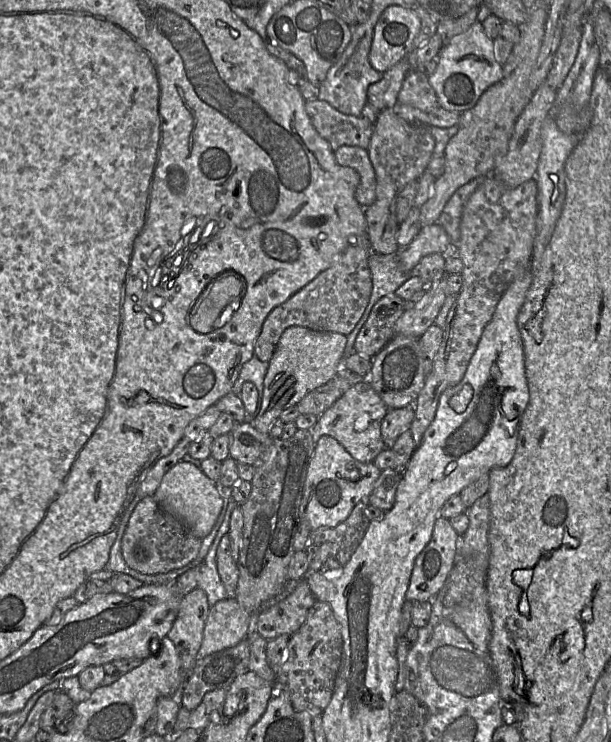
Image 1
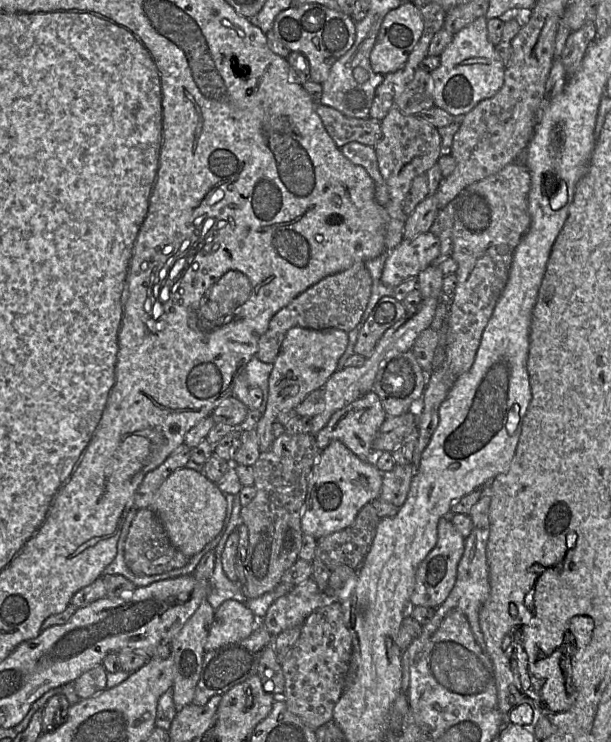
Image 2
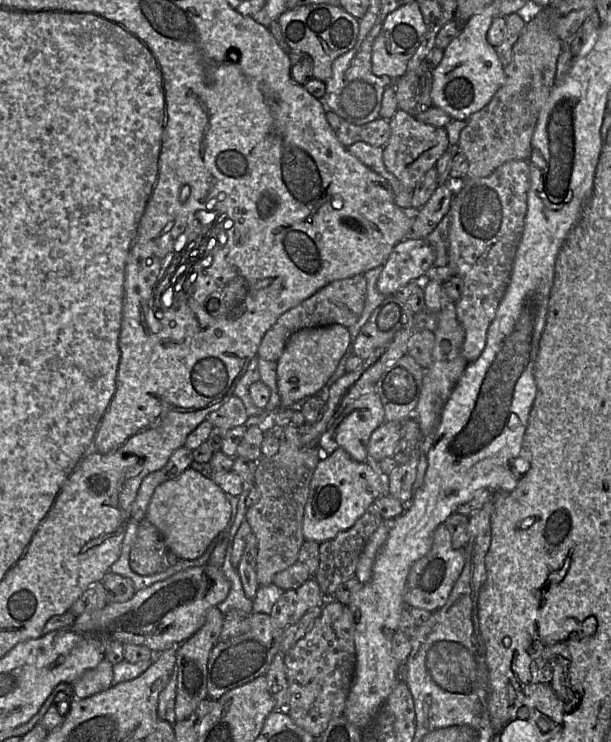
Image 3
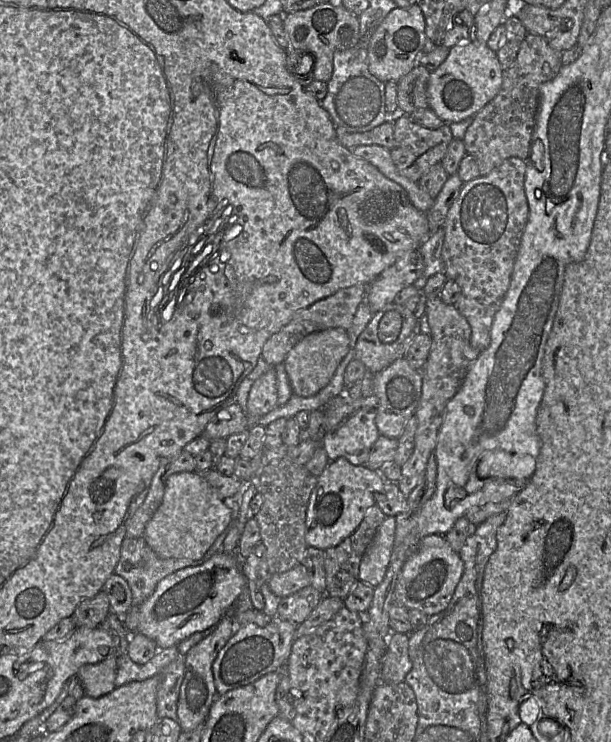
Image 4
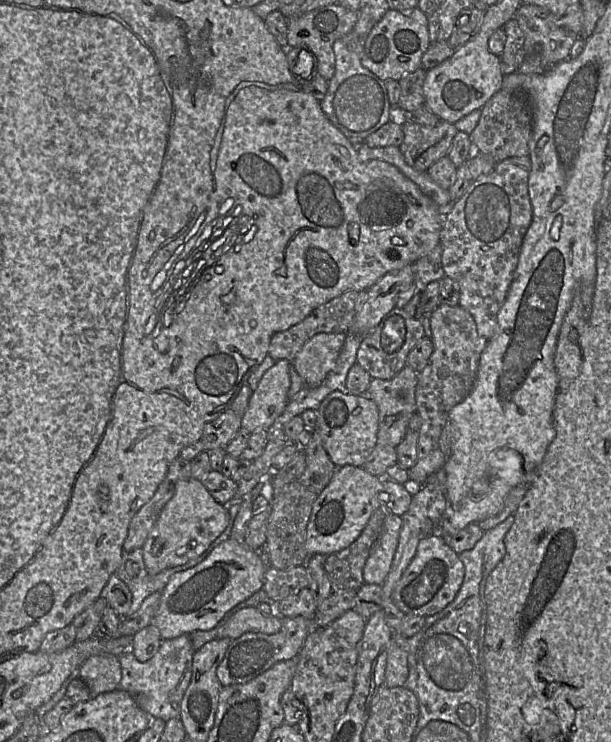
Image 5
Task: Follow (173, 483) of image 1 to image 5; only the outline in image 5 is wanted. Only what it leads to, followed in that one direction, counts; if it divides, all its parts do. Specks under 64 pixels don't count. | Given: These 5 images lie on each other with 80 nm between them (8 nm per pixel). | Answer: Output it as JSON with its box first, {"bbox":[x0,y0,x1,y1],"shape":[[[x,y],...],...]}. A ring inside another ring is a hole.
{"bbox":[142,477,229,575],"shape":[[[189,477],[177,481],[173,497],[163,507],[142,547],[147,572],[155,575],[201,556],[222,534],[228,522],[229,511],[215,501],[200,480]]]}

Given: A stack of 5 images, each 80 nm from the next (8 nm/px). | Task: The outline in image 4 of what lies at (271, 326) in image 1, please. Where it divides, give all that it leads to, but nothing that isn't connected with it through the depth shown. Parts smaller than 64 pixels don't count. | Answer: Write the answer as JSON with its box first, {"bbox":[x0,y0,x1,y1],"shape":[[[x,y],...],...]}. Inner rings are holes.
{"bbox":[261,284,366,367],"shape":[[[357,284],[342,288],[336,293],[316,301],[309,307],[297,311],[291,321],[264,343],[261,356],[272,367],[283,363],[290,350],[305,336],[329,328],[349,329],[359,304],[365,297],[366,285]]]}

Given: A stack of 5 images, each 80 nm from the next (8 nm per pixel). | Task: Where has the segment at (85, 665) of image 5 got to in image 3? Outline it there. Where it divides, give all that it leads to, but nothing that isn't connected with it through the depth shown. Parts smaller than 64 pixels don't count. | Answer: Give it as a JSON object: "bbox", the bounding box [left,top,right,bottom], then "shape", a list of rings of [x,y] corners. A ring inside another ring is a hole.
{"bbox":[72,659,113,699],"shape":[[[107,659],[87,670],[72,685],[76,698],[83,699],[101,693],[112,686],[113,665]]]}

